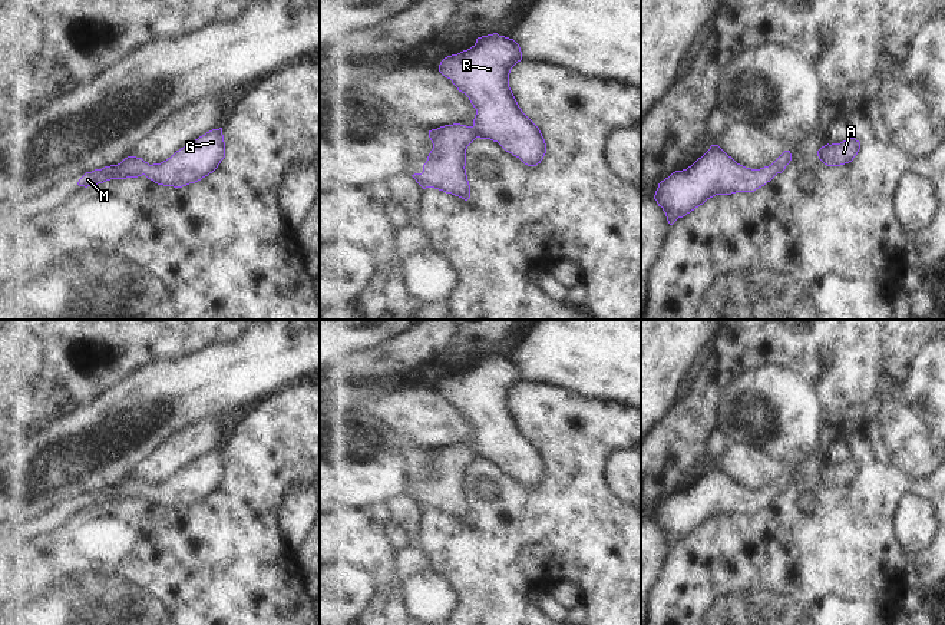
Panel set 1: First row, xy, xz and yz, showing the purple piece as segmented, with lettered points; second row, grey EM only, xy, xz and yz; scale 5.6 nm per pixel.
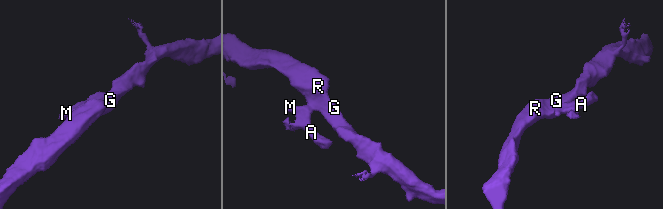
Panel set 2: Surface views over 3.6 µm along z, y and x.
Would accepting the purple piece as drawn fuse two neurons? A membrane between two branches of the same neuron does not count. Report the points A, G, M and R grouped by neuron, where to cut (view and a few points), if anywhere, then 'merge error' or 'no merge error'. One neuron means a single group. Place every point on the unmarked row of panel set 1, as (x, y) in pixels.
groups A G M R; cut none; no merge error

